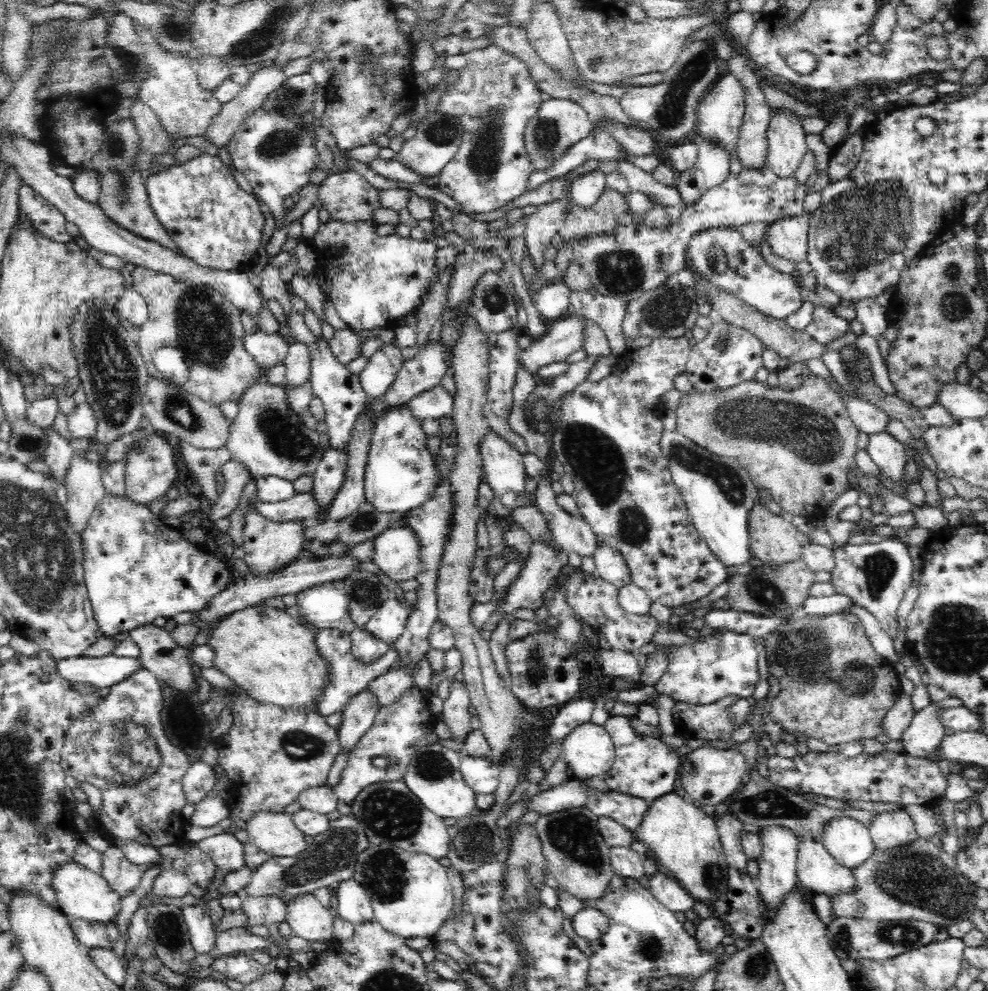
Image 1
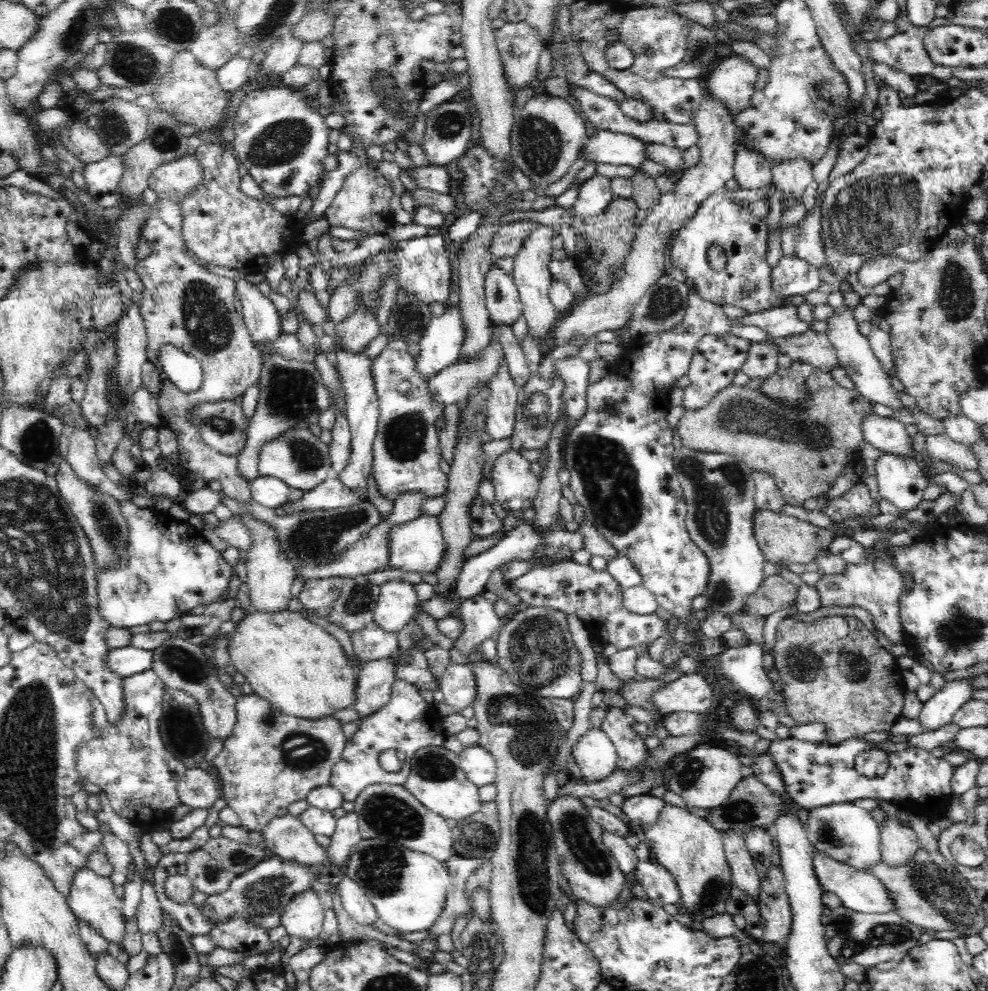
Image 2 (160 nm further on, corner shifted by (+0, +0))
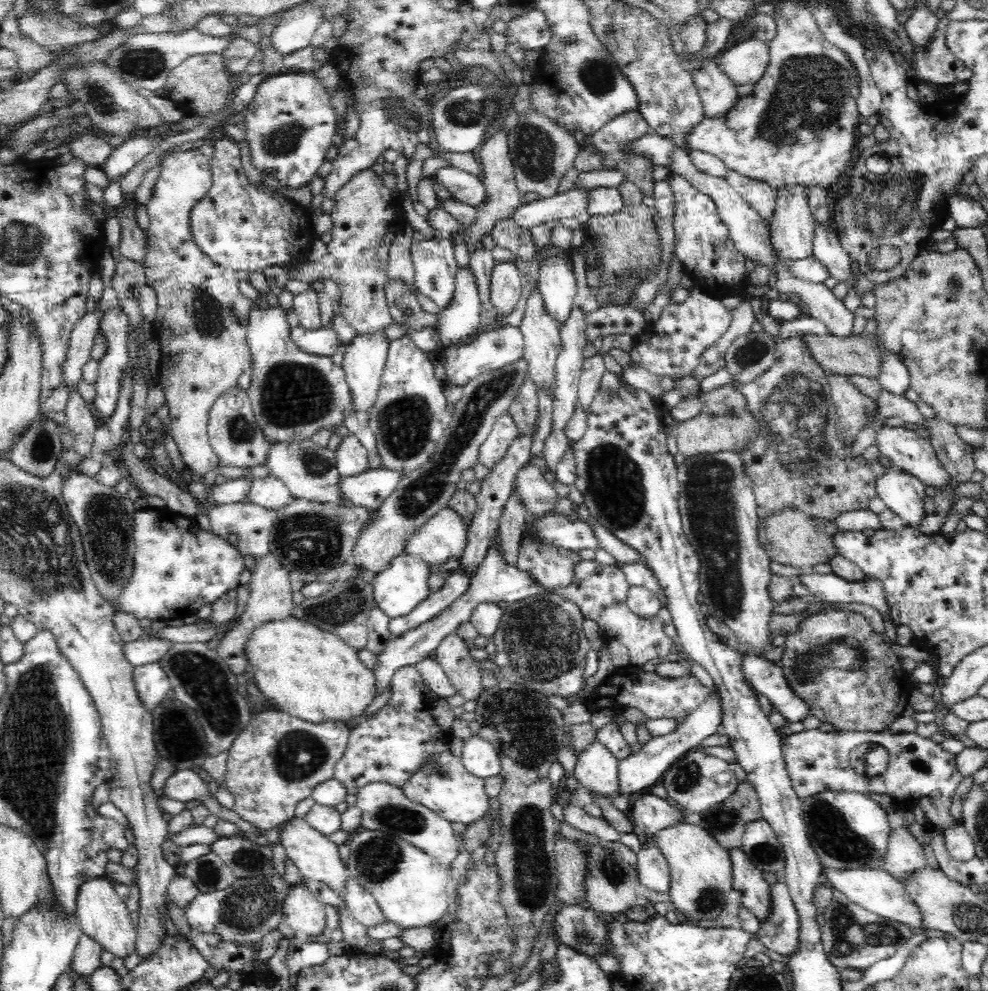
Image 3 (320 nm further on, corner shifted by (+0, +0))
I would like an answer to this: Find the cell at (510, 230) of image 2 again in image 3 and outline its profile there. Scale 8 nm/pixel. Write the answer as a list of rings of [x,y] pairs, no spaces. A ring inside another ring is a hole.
[[[573,187],[554,196],[538,199],[529,203],[523,202],[510,216],[516,225],[529,230],[540,226],[548,220],[572,218],[586,212],[590,190]]]

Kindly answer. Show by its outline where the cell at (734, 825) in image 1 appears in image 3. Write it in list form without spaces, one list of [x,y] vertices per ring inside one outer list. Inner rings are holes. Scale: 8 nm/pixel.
[[[742,848],[729,849],[733,865],[733,890],[740,894],[742,905],[765,922],[772,913],[771,885],[764,880],[763,873],[750,863]]]

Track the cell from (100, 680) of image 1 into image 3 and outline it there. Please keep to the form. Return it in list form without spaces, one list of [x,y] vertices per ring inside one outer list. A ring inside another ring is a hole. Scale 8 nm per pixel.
[[[140,636],[125,644],[125,658],[134,668],[160,661],[175,642],[158,637]]]

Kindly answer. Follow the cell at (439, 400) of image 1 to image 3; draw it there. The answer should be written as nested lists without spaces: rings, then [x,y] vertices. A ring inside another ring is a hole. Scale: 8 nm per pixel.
[[[504,325],[497,329],[484,331],[470,342],[457,347],[447,348],[441,352],[441,362],[446,368],[446,384],[466,386],[472,378],[482,372],[502,369],[523,358],[525,344],[524,335],[519,326]]]

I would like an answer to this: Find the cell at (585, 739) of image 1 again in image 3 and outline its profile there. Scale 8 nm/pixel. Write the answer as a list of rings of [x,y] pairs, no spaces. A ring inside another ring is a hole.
[[[596,739],[576,756],[574,778],[580,785],[598,796],[620,795],[619,760],[614,753]]]

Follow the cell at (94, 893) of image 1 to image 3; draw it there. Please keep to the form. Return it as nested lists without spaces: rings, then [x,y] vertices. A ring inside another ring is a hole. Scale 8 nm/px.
[[[95,877],[86,880],[86,883],[80,886],[75,911],[83,934],[97,940],[98,944],[102,945],[103,950],[108,950],[116,958],[124,959],[135,951],[137,930],[132,924],[127,905],[118,897],[113,884],[114,882],[106,877]]]

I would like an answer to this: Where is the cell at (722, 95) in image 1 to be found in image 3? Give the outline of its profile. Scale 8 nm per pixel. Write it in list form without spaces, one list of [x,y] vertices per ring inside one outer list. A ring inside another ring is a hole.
[[[751,38],[721,53],[718,57],[718,65],[720,65],[720,69],[734,81],[736,88],[746,85],[749,86],[758,82],[767,69],[770,56],[770,49],[768,48],[769,44],[766,42],[760,43],[754,38]]]

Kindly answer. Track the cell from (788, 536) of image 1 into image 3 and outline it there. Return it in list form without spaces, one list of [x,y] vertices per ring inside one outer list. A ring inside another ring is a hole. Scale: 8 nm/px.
[[[787,507],[760,522],[759,541],[771,561],[810,571],[816,564],[830,563],[837,554],[833,538],[839,530],[834,521],[818,519],[800,509]]]

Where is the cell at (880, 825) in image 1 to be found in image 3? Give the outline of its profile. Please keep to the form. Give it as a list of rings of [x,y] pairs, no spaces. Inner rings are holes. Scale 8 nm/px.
[[[894,828],[888,842],[883,870],[895,880],[904,883],[913,873],[927,866],[923,845],[916,841],[909,829]]]

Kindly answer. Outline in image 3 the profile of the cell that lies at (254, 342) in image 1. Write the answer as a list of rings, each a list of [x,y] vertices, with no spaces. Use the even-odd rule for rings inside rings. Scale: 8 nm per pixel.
[[[330,321],[327,326],[321,326],[318,330],[306,330],[298,325],[291,328],[290,335],[300,350],[318,356],[332,356],[340,344],[337,331],[336,325]]]

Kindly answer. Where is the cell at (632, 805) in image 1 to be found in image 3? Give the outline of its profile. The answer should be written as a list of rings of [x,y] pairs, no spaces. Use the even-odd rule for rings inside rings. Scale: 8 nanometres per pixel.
[[[645,791],[633,797],[628,815],[638,835],[651,838],[656,832],[678,824],[684,815],[678,807],[671,806],[665,798]]]

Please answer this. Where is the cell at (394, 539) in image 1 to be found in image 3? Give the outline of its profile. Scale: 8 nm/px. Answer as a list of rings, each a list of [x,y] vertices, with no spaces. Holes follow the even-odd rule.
[[[442,508],[406,540],[404,551],[430,566],[460,558],[468,542],[468,525],[452,508]]]

